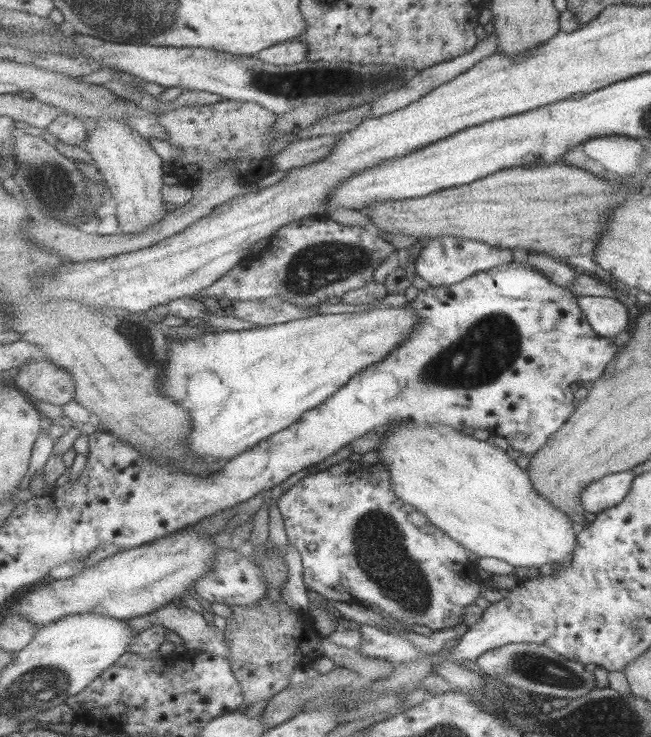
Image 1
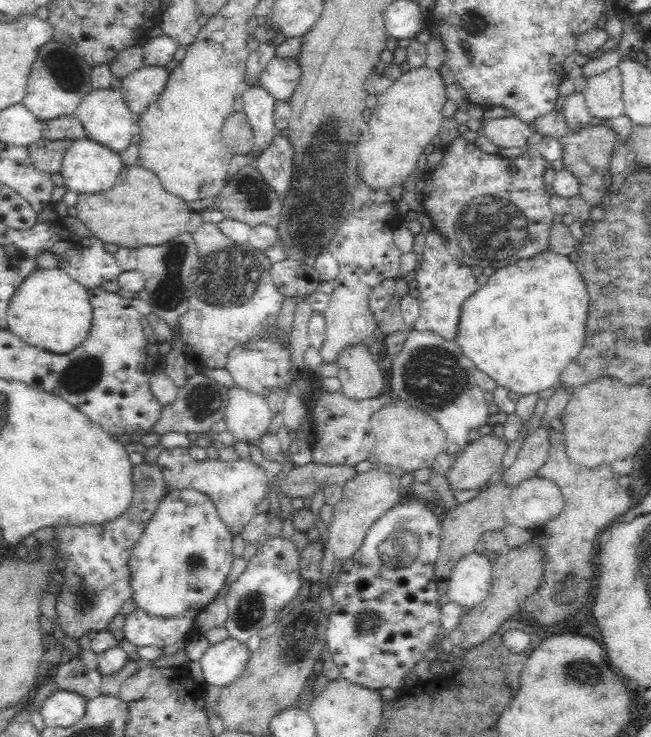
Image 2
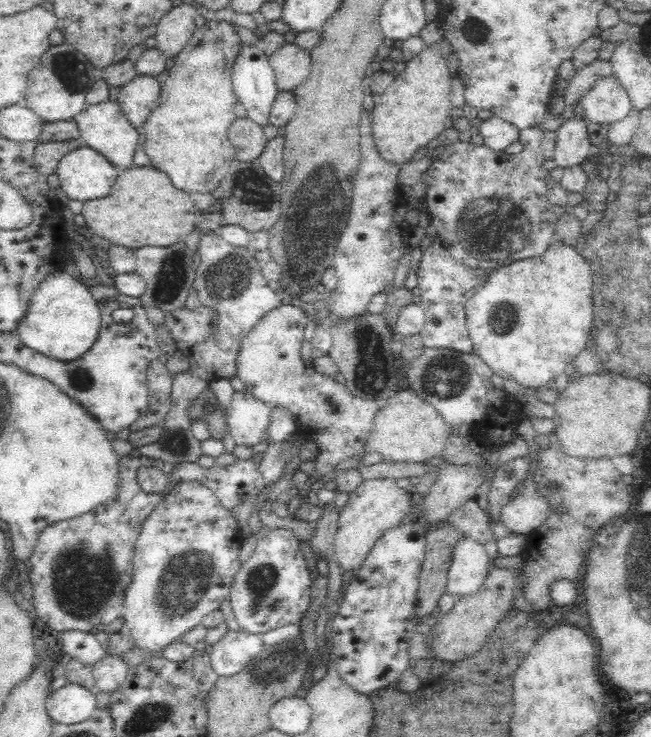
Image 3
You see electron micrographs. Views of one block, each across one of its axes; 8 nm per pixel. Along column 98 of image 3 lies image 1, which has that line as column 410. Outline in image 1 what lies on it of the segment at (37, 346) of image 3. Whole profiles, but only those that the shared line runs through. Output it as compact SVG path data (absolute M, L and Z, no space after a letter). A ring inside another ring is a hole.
M411 301L407 302L405 307L383 307L369 309L352 314L317 314L315 317L307 319L296 319L287 323L264 326L261 328L253 328L243 331L219 331L217 333L203 333L200 337L174 339L170 336L168 340L168 363L165 368L165 374L161 378L161 386L165 396L169 396L173 402L177 402L179 406L187 408L191 418L193 418L193 430L187 438L189 448L195 450L199 456L203 458L213 458L213 460L224 460L224 463L231 461L232 458L239 456L242 452L253 448L263 440L267 440L270 436L276 435L277 432L284 431L286 428L295 424L301 417L312 408L320 407L321 403L332 398L341 388L345 387L356 374L364 371L366 367L373 363L383 360L389 356L391 351L399 346L417 326L417 313L411 307Z

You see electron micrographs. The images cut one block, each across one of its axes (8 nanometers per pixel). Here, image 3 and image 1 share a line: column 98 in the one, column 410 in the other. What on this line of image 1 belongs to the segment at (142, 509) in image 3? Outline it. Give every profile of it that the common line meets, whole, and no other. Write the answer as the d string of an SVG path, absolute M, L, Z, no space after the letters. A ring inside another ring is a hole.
M345 459L340 463L331 465L318 473L309 474L295 483L288 491L281 494L277 500L279 511L281 512L288 540L294 544L301 553L304 562L304 583L309 589L322 594L326 599L337 602L349 602L363 606L372 606L389 614L393 619L401 622L405 626L413 624L426 626L433 631L439 628L457 628L462 624L465 609L479 598L481 590L485 588L481 577L477 573L476 564L469 558L470 550L465 545L460 545L452 536L428 519L428 516L415 508L412 504L407 504L397 496L393 486L392 472L385 463L375 463L364 467L360 461Z

